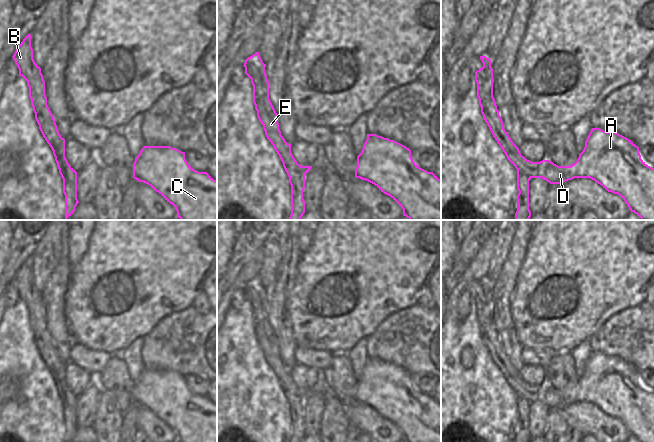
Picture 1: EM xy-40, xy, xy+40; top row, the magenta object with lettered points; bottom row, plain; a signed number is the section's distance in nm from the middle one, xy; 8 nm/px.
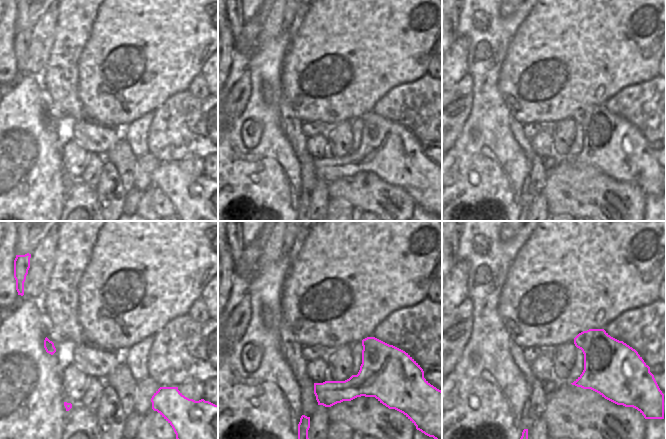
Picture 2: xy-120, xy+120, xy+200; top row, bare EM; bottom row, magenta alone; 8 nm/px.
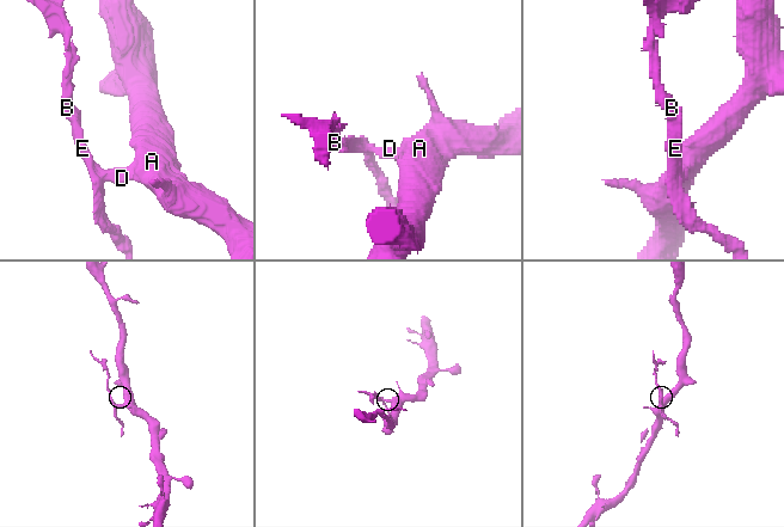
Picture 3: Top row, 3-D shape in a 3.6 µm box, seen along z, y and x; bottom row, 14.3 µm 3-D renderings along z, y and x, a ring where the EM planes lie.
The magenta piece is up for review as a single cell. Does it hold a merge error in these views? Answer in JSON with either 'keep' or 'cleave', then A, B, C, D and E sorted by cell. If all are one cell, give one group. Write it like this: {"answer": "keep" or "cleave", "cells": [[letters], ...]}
{"answer": "cleave", "cells": [["A", "C", "D"], ["B", "E"]]}

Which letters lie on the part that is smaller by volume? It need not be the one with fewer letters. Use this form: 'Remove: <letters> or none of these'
Remove: B, E

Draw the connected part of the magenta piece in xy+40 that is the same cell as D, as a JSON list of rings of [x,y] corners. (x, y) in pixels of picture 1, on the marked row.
[[[592,128],[583,151],[570,166],[526,160],[523,171],[550,184],[590,178],[618,194],[641,220],[654,220],[654,168],[641,159],[638,146],[616,132]]]

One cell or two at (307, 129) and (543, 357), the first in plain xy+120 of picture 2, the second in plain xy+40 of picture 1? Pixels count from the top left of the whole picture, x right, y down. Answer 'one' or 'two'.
one

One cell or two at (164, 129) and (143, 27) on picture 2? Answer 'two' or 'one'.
two

